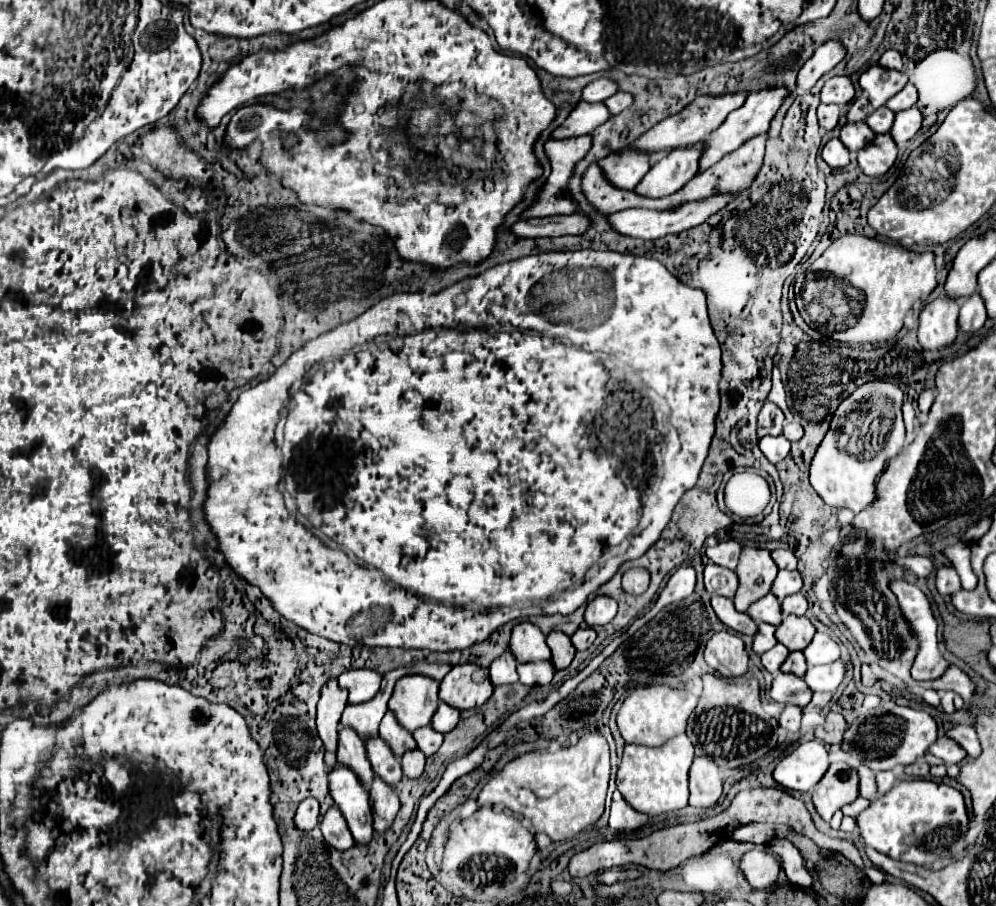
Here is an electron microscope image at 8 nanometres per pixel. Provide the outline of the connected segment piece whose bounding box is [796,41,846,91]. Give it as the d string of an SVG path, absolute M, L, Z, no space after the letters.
M826 41L826 43L822 43L814 51L814 55L802 65L802 69L798 73L796 87L800 91L810 89L824 73L834 69L844 57L846 57L846 49L844 49L844 45L840 41Z

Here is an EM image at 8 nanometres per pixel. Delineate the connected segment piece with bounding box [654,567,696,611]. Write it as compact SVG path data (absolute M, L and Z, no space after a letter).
M680 567L668 579L666 587L662 589L662 593L660 593L660 597L658 597L656 605L654 605L654 611L666 607L668 603L676 603L676 601L686 599L694 591L694 585L696 585L696 571L692 567Z

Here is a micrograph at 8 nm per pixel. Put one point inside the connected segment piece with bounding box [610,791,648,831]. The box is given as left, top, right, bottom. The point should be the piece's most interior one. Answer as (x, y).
(622, 816)

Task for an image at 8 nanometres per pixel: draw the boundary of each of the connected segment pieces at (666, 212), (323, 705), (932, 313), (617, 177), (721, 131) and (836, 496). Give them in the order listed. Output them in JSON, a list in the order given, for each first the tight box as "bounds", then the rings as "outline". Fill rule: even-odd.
[{"bounds":[608,193,734,241],"outline":[[[720,193],[720,195],[712,195],[708,199],[682,203],[682,205],[670,207],[670,209],[662,209],[662,211],[656,211],[656,209],[626,209],[626,211],[618,211],[618,213],[608,215],[608,219],[610,219],[610,225],[622,235],[638,237],[638,239],[644,239],[644,241],[646,239],[660,239],[660,237],[666,237],[670,233],[680,233],[680,231],[686,231],[686,229],[692,229],[692,227],[704,223],[710,215],[724,209],[732,199],[734,199],[732,193]]]},{"bounds":[318,679,348,767],"outline":[[[330,679],[322,687],[322,695],[318,701],[318,735],[326,745],[326,765],[332,767],[336,763],[336,743],[338,743],[338,725],[340,725],[340,715],[346,707],[348,701],[348,691],[338,685],[338,679]]]},{"bounds":[918,295,960,349],"outline":[[[940,295],[920,313],[918,341],[924,349],[940,349],[950,345],[958,335],[960,301]]]},{"bounds":[598,149,650,189],"outline":[[[624,149],[620,153],[608,155],[606,159],[598,161],[600,167],[604,167],[604,175],[622,189],[634,189],[644,175],[650,171],[650,155],[640,149]]]},{"bounds":[700,85,790,173],"outline":[[[786,85],[772,87],[772,89],[760,89],[760,91],[750,93],[748,99],[746,99],[746,103],[742,105],[742,109],[730,113],[728,119],[726,119],[726,123],[722,123],[722,127],[718,127],[718,131],[714,131],[714,135],[710,135],[704,141],[704,155],[702,155],[702,163],[700,163],[700,173],[706,171],[708,167],[712,167],[714,163],[718,163],[730,151],[738,149],[746,139],[750,139],[754,135],[760,135],[760,133],[766,133],[770,129],[772,119],[776,117],[778,109],[782,107],[782,103],[786,101],[788,95],[790,95],[790,89]]]},{"bounds":[810,381,904,513],"outline":[[[870,381],[860,393],[856,389],[856,393],[838,405],[832,415],[830,429],[810,463],[810,485],[824,499],[824,503],[830,507],[848,507],[858,513],[874,501],[880,473],[886,469],[886,463],[904,447],[902,401],[904,393],[898,383]],[[884,399],[886,419],[878,419],[878,413],[884,413]]]}]

